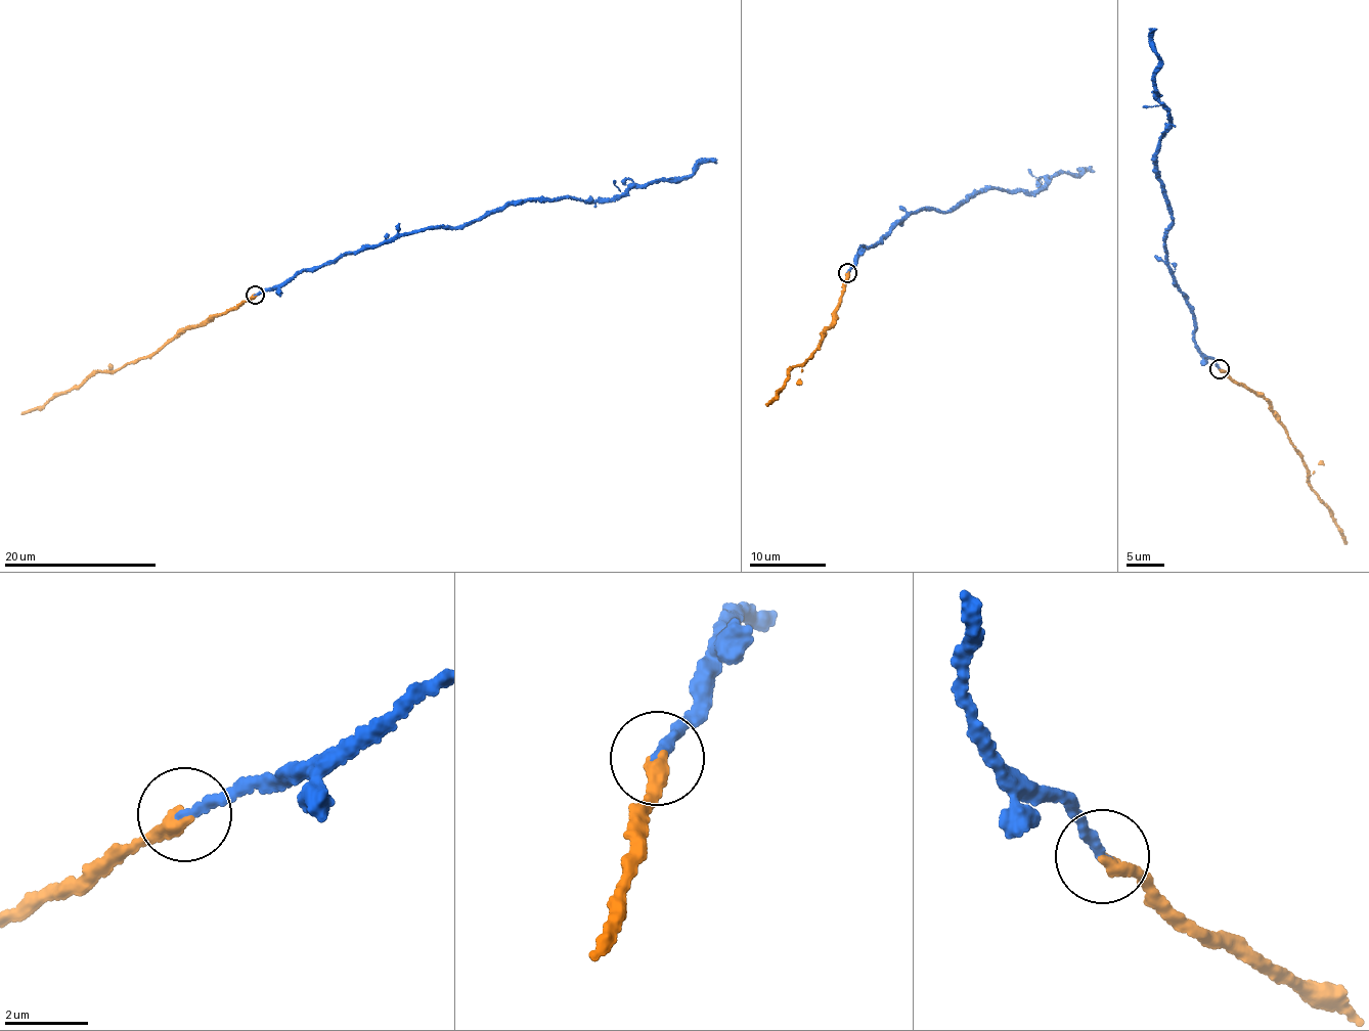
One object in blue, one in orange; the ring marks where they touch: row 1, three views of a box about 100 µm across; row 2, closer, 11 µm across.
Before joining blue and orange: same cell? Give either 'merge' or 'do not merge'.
merge

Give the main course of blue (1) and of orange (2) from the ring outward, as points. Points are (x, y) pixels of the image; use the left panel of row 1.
1: (255, 294), (427, 227), (452, 230), (528, 202), (594, 203), (661, 179), (674, 182), (716, 162)
2: (255, 294), (240, 306), (205, 323), (188, 326), (149, 357), (113, 371), (94, 372), (65, 393), (20, 414)

